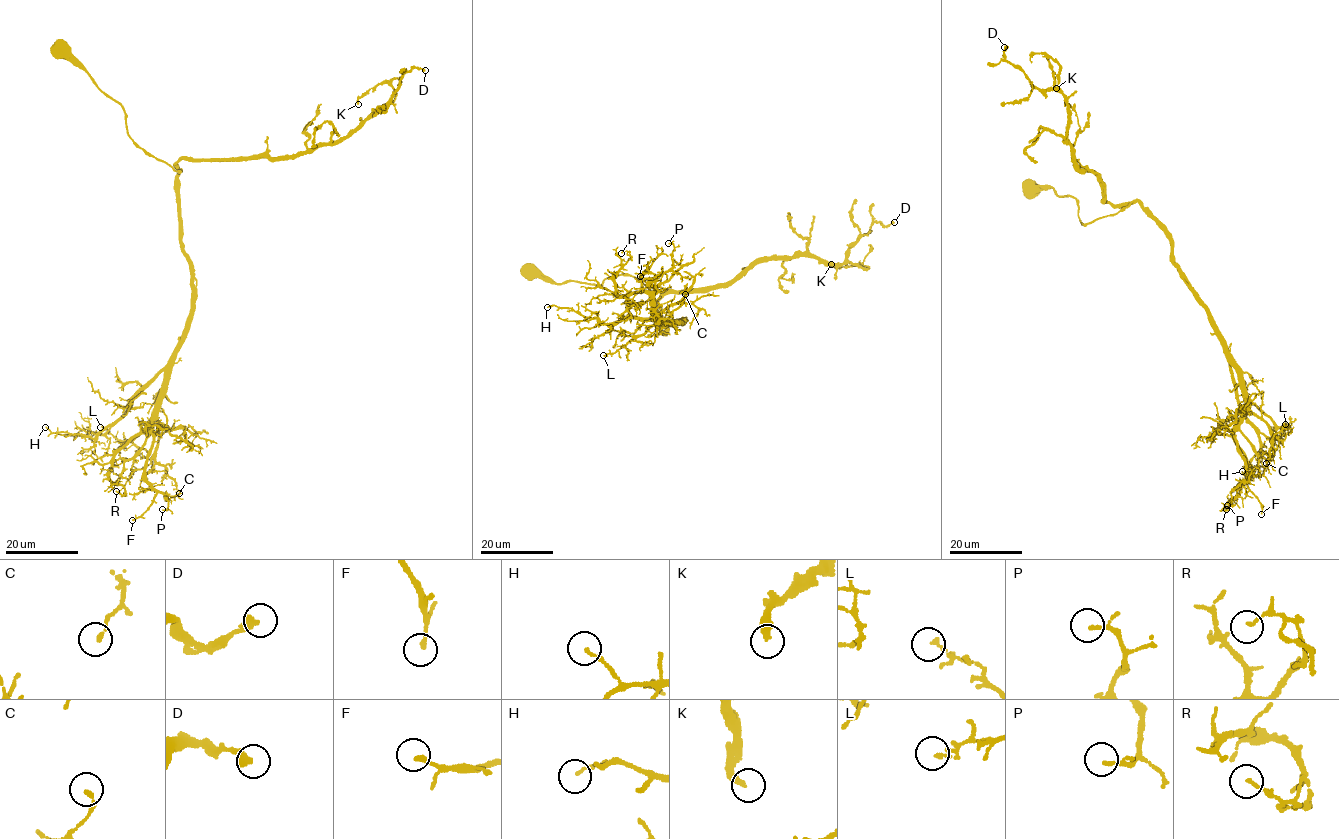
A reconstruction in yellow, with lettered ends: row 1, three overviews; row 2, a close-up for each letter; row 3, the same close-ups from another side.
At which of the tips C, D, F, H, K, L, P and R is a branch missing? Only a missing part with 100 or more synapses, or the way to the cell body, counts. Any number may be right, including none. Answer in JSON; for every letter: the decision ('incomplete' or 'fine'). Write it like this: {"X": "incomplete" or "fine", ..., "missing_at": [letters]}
{"C": "fine", "D": "fine", "F": "fine", "H": "fine", "K": "fine", "L": "fine", "P": "fine", "R": "fine", "missing_at": []}

